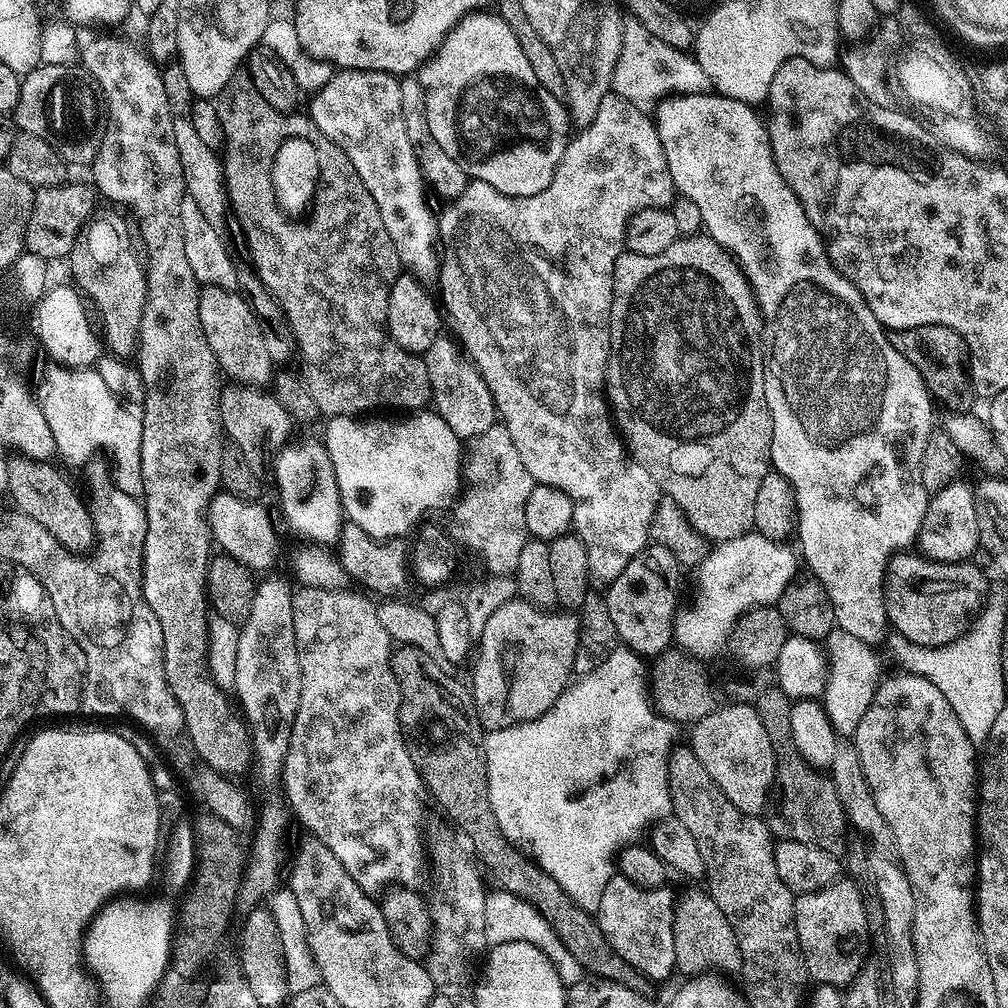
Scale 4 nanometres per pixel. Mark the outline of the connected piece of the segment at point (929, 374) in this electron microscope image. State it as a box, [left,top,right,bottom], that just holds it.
[890,326,978,414]

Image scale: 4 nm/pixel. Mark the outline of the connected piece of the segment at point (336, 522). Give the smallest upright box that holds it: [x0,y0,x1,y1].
[276,439,346,546]

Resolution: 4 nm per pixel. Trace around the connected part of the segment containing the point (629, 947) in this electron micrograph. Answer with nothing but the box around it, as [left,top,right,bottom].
[594,874,677,982]

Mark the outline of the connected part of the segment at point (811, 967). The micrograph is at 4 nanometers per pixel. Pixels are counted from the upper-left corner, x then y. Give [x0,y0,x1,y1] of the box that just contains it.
[796,878,868,986]

